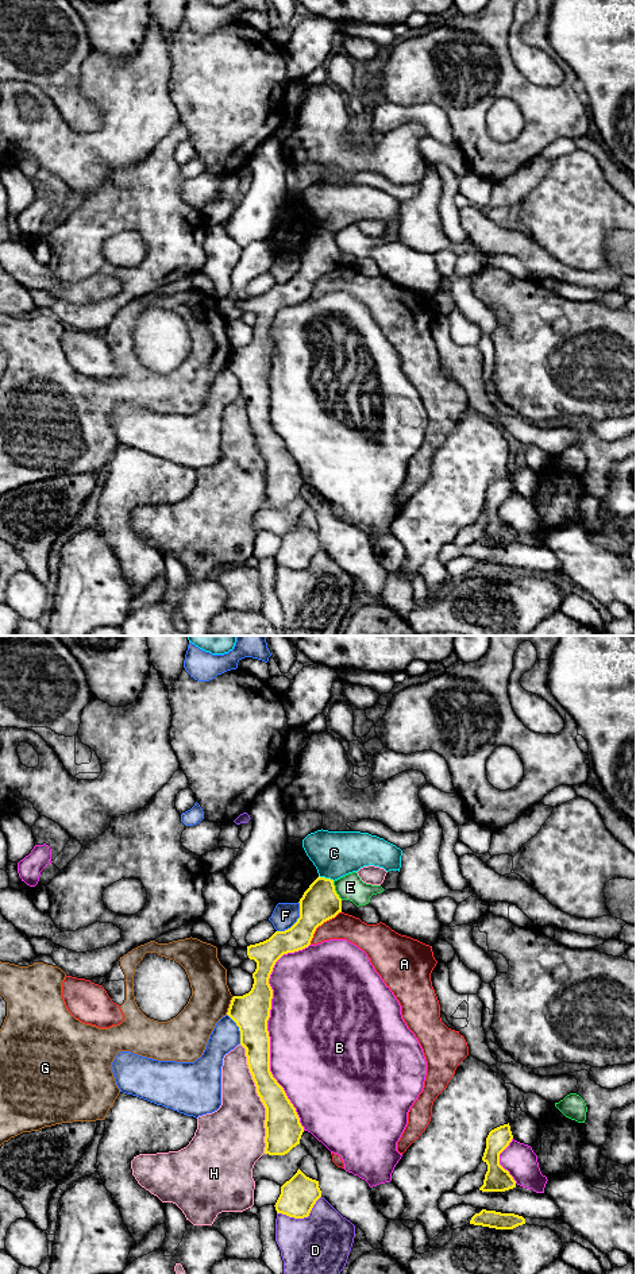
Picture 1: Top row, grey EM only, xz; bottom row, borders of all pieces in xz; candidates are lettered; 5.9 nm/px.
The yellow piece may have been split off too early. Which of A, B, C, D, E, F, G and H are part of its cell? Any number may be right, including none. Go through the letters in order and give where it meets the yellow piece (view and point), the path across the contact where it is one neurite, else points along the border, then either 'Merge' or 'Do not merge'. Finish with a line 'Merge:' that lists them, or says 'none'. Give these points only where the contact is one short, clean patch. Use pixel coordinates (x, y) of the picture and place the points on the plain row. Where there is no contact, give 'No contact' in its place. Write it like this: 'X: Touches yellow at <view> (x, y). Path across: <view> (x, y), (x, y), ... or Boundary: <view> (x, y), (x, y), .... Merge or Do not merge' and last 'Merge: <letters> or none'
A: Touches yellow at xz (320, 277). Do not merge
B: Touches yellow at xz (266, 382). Do not merge
C: Touches yellow at xz (327, 231). Boundary: xz (319, 227), (334, 232). Do not merge
D: Touches yellow at xz (301, 570). Do not merge
E: Touches yellow at xz (335, 243). Do not merge
F: Touches yellow at xz (297, 273). Do not merge
G: Touches yellow at xz (230, 358). Boundary: xz (234, 348), (226, 366). Do not merge
H: Touches yellow at xz (261, 451). Do not merge
Merge: none

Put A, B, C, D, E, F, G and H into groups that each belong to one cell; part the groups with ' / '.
A / B / C / D / E / F / G / H

